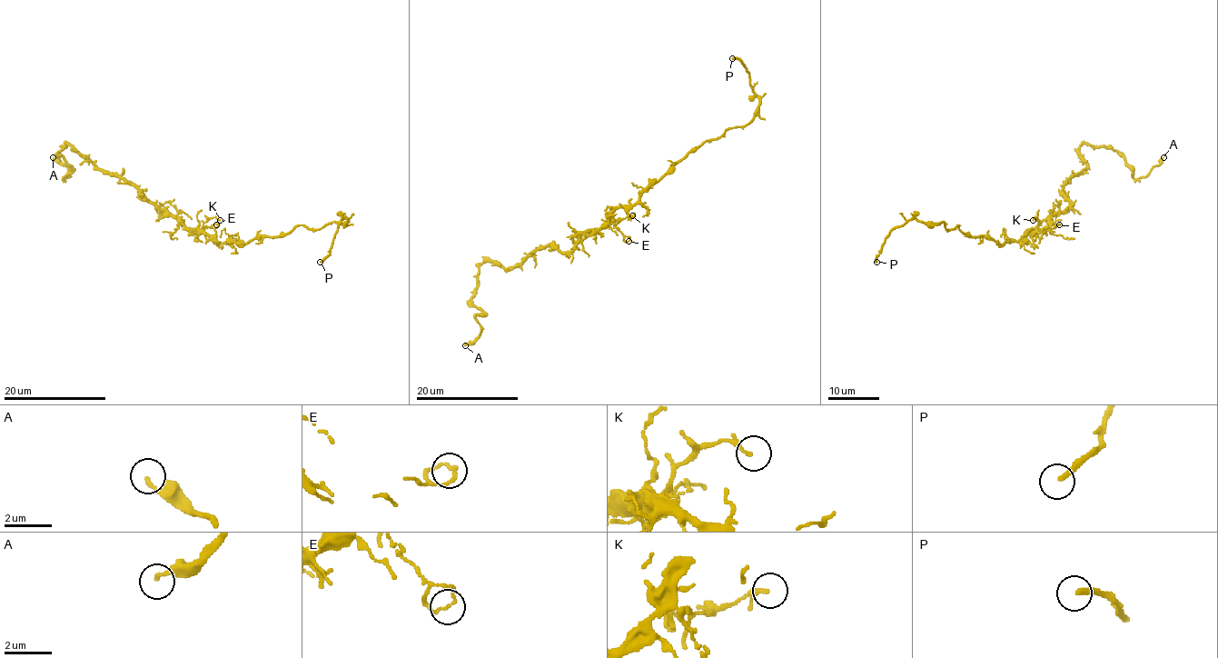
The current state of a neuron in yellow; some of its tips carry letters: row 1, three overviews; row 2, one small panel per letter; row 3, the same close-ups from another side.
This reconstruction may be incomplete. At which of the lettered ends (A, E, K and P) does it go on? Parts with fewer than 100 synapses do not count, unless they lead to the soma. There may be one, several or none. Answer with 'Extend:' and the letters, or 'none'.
Extend: P

